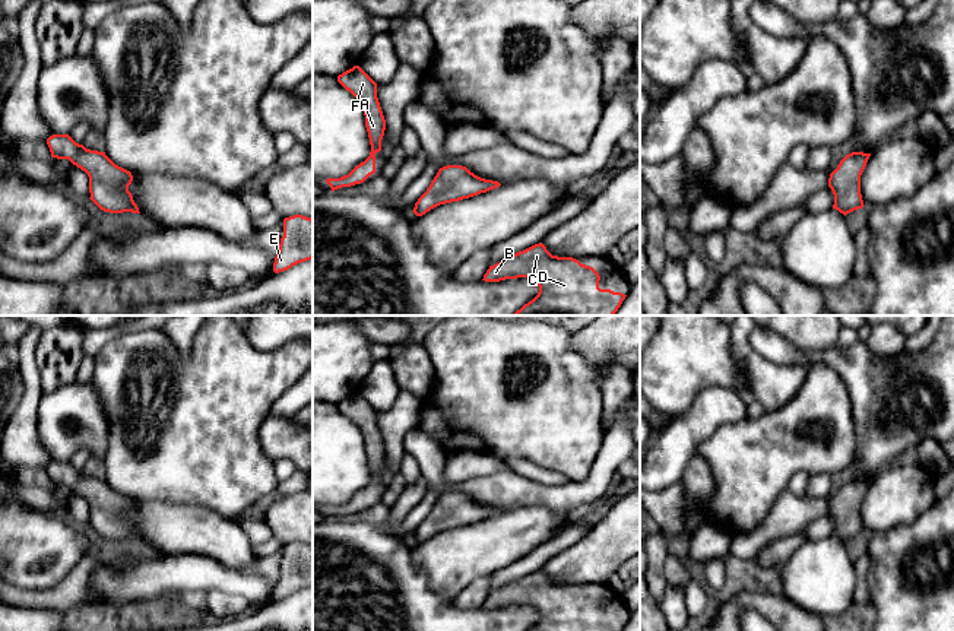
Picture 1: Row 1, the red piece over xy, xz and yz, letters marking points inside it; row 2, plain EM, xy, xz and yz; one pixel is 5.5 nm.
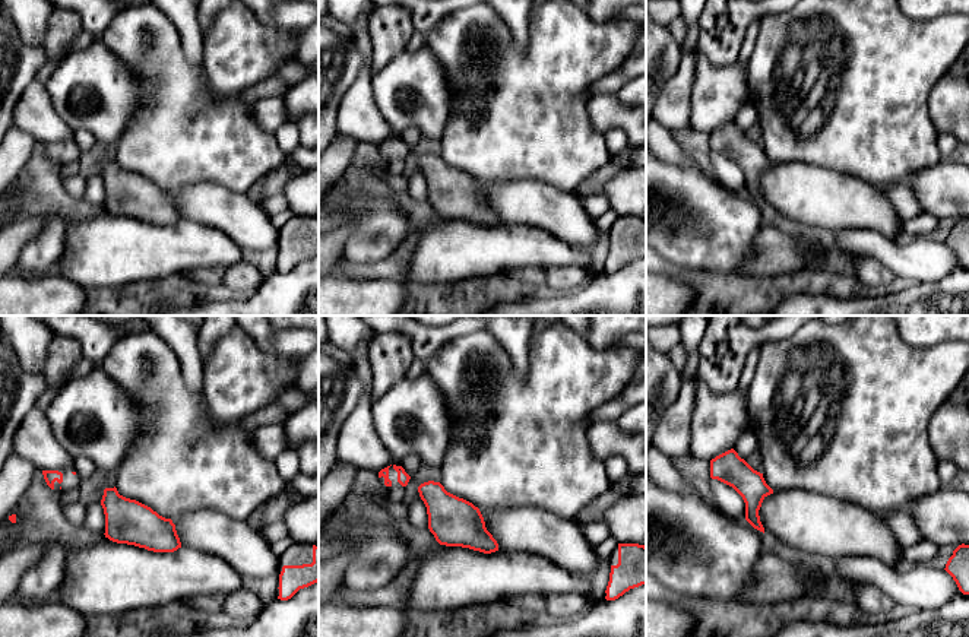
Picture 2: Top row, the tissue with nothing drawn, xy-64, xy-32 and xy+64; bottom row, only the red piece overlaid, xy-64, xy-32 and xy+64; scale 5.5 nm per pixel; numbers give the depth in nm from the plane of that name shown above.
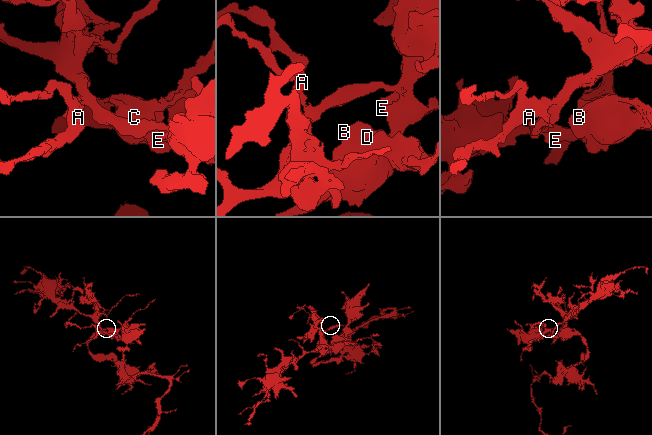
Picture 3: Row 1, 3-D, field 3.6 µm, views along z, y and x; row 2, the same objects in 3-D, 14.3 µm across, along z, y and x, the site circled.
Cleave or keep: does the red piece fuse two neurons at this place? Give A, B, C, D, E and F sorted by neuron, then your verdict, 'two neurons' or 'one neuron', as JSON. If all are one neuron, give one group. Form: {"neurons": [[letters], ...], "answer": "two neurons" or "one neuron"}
{"neurons": [["A", "B", "C", "D", "E", "F"]], "answer": "one neuron"}

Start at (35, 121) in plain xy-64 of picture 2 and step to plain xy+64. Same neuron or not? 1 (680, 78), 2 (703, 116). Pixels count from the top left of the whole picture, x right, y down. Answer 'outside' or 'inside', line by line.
1: inside
2: outside

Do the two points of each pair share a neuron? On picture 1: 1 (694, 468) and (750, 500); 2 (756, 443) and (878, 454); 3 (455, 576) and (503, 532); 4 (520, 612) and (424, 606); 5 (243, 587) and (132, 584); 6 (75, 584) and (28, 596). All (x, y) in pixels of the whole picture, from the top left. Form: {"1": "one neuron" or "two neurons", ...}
{"1": "two neurons", "2": "two neurons", "3": "one neuron", "4": "one neuron", "5": "one neuron", "6": "one neuron"}

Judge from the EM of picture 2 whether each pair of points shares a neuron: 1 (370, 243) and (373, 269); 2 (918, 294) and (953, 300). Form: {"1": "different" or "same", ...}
{"1": "different", "2": "same"}

